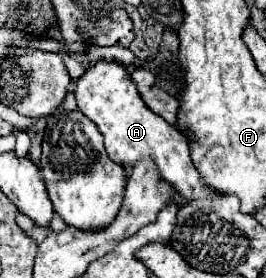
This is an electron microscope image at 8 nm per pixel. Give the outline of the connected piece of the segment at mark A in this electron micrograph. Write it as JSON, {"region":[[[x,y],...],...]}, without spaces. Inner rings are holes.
{"region":[[[99,60],[89,66],[85,74],[75,82],[75,98],[79,110],[97,124],[99,132],[105,136],[105,148],[113,162],[123,166],[133,166],[141,158],[151,158],[161,176],[173,184],[173,188],[187,200],[195,198],[217,198],[219,194],[207,188],[191,162],[191,152],[187,138],[171,124],[163,122],[155,112],[151,112],[139,98],[139,90],[131,80],[125,64],[117,60]]]}

